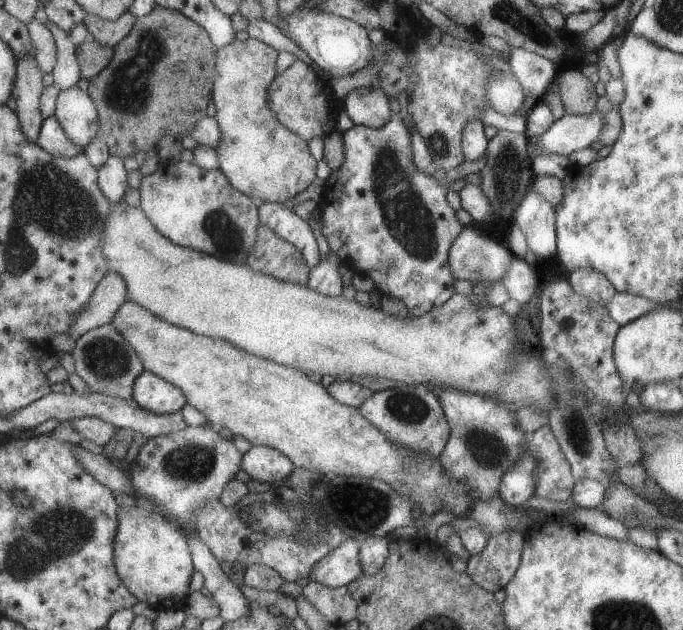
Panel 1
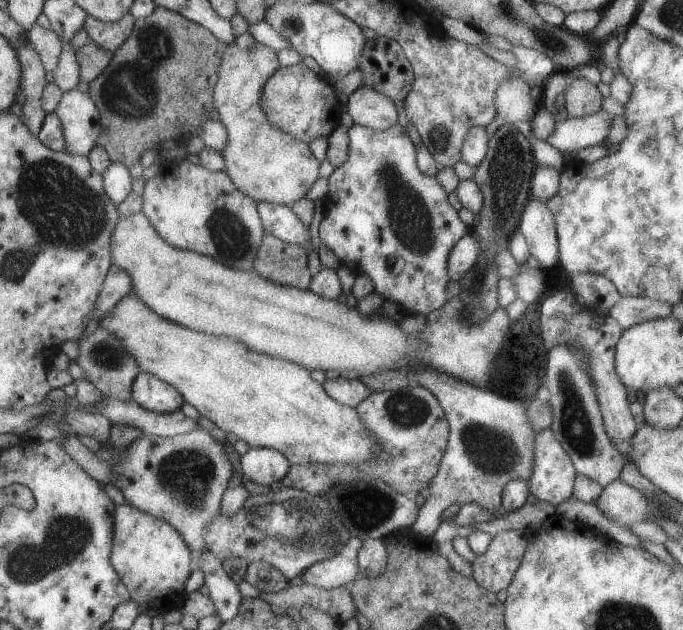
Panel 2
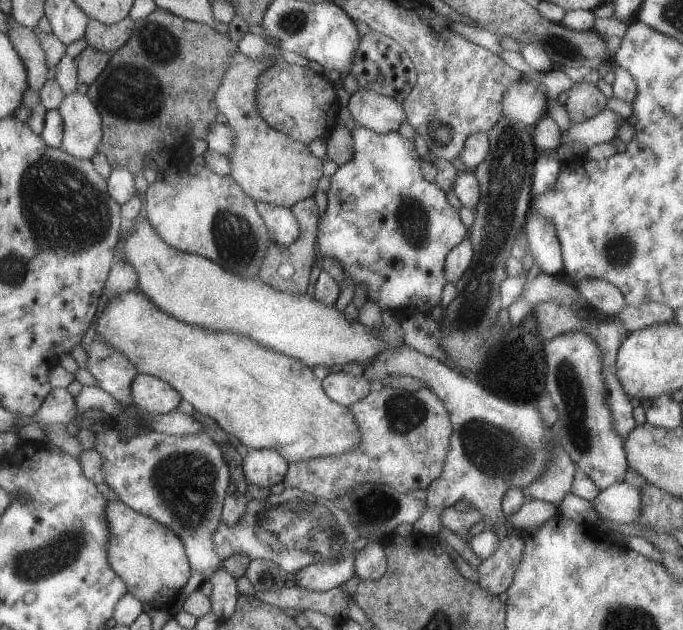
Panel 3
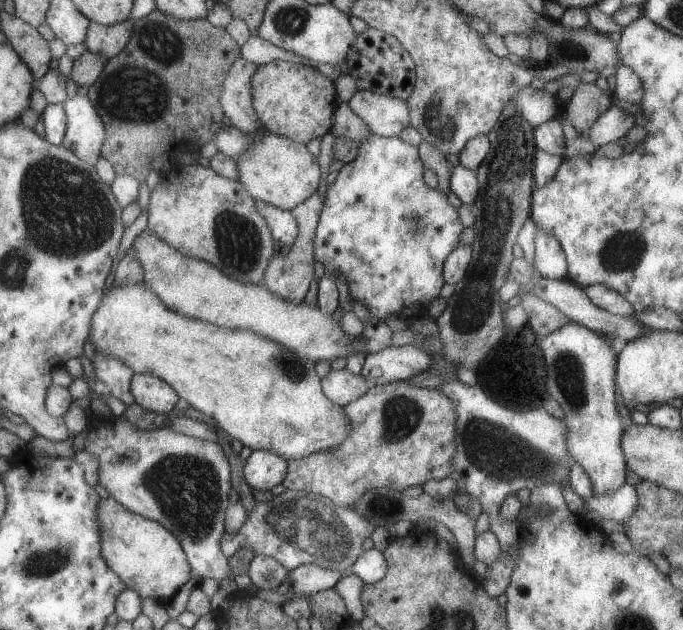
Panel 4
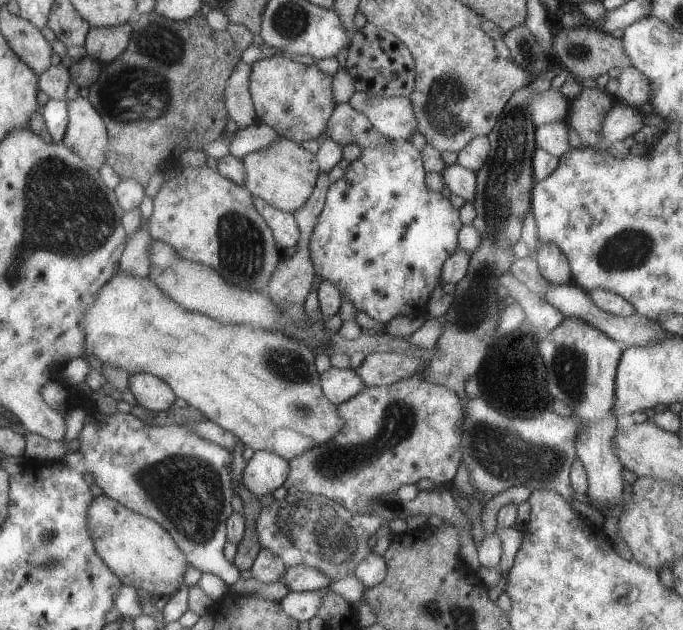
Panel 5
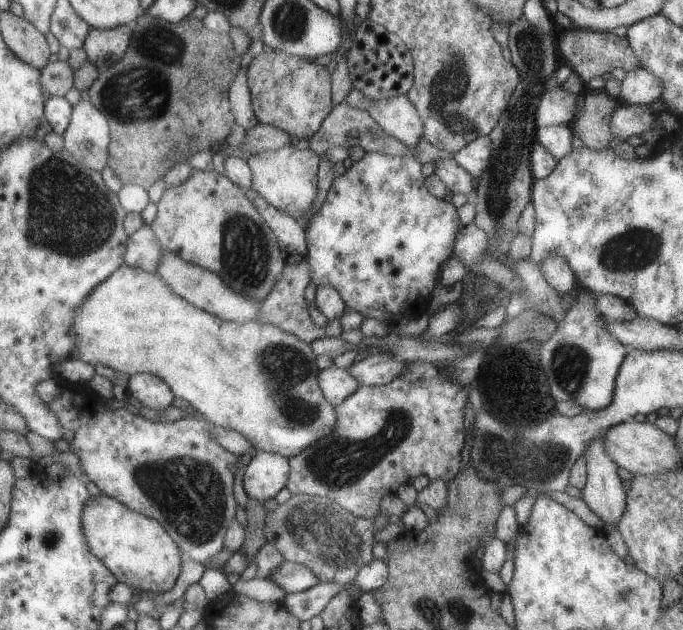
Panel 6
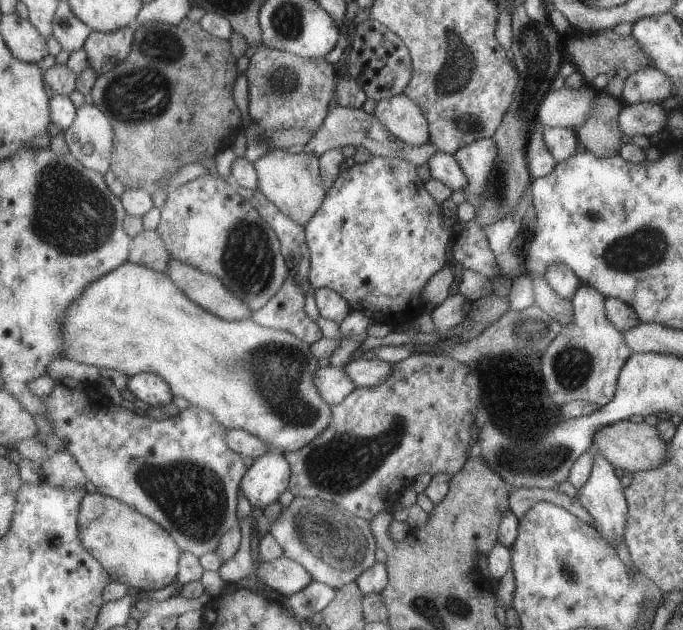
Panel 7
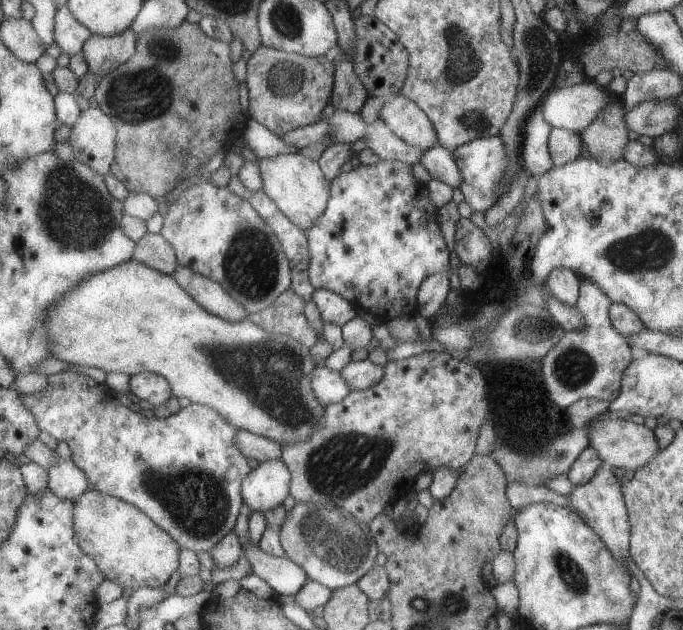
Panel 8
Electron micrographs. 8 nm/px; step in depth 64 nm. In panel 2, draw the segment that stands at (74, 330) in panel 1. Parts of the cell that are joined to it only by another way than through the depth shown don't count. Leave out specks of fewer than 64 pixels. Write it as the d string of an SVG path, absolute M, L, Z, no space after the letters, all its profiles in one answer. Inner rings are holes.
M114 263L107 272L105 281L102 283L93 316L97 315L100 322L101 318L108 314L123 296L132 292L133 282L129 272Z

